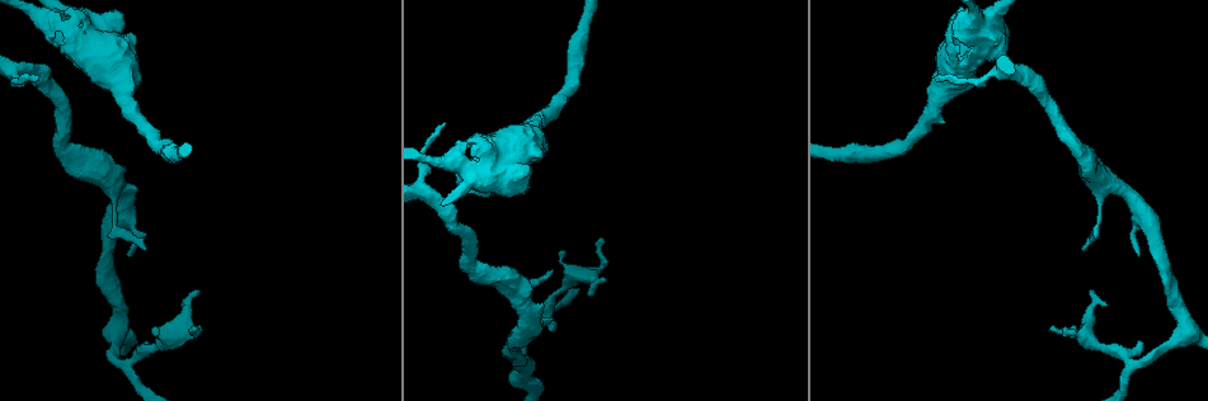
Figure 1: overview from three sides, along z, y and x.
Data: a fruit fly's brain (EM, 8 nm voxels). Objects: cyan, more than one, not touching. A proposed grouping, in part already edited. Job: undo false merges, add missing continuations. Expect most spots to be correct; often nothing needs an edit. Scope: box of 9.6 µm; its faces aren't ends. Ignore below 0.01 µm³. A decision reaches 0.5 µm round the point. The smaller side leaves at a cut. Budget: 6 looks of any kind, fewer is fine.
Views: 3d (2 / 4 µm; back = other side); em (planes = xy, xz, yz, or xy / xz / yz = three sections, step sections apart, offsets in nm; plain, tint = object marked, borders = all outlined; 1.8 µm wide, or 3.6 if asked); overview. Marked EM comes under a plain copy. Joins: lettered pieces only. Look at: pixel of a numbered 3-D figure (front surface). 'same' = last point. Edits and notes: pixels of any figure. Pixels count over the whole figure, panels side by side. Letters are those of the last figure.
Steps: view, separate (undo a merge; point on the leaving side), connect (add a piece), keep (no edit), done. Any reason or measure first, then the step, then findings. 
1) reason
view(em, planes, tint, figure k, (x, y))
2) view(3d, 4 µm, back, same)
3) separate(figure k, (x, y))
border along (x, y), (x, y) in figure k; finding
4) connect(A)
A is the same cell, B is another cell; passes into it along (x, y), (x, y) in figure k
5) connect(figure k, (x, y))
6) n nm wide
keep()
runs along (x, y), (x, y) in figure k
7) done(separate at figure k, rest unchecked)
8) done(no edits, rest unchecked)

thin end
view(3d, 2 µm, figure 1, (1137, 255))

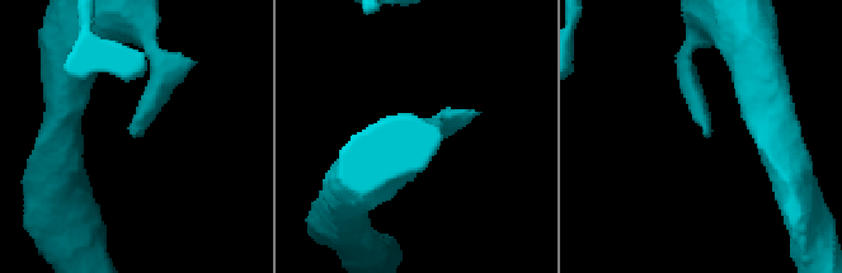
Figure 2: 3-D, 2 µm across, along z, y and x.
view(em, planes, borders, figure 2, (134, 135))

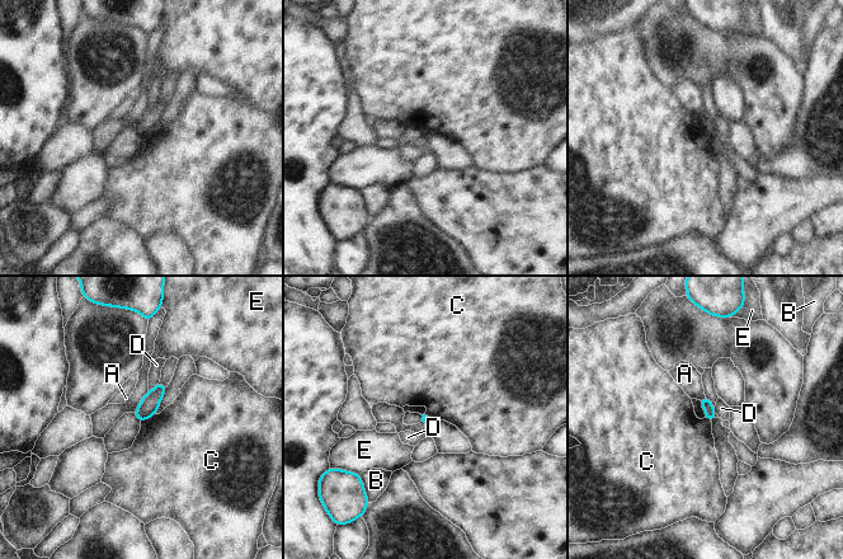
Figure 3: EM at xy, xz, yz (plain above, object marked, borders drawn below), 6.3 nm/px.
keep()
A, B, C, D and E are other cells; border along (154, 413), (141, 422) in figure 3; no lettered piece goes on from it

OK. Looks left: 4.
an open end
view(em, 3.6 µm, planes, tint, figure 1, (606, 281))

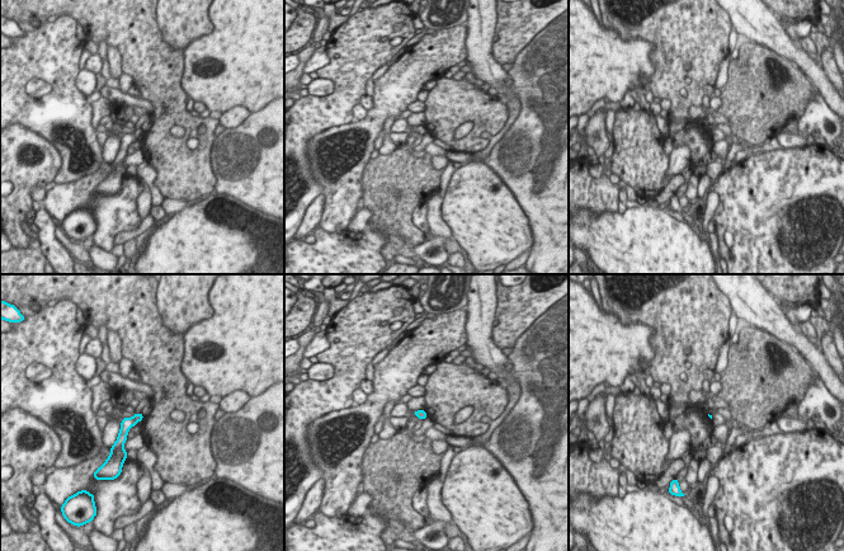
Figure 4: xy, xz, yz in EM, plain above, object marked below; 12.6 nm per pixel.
see the neighbours
view(em, 3.6 µm, planes, borders, same)

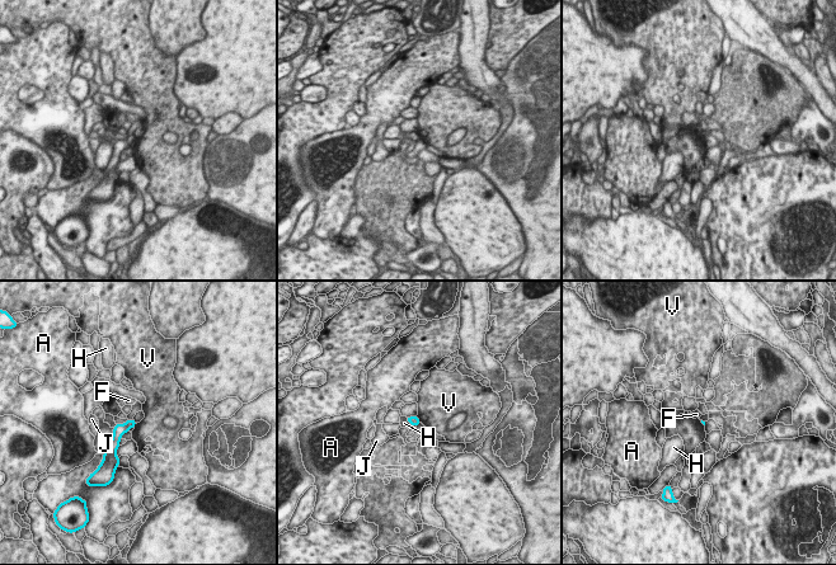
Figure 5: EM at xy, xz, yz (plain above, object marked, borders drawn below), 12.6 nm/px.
keep()
A, F, H, J and V are other cells; border along (416, 417), (421, 422) in figure 5; no lettered piece goes on from it

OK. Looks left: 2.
done(no edits, rest unchecked)

